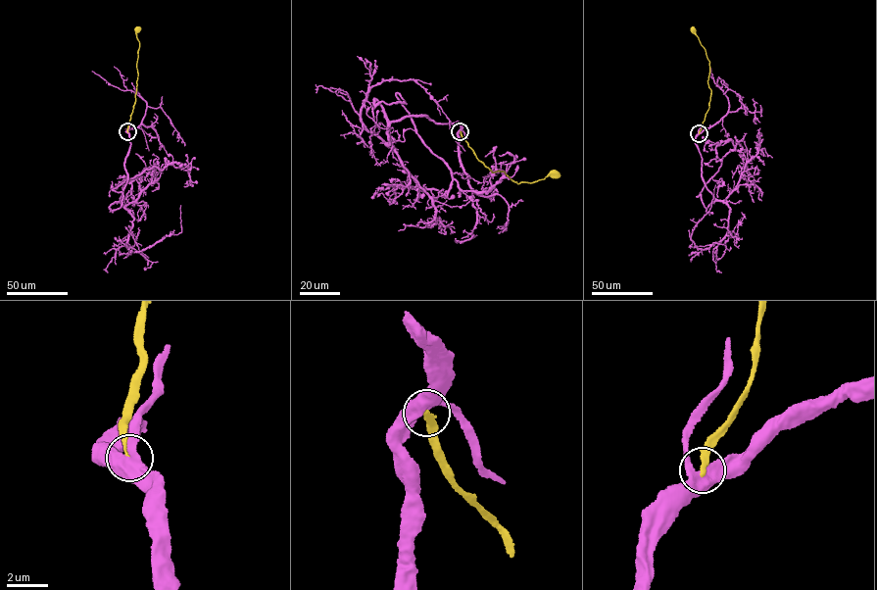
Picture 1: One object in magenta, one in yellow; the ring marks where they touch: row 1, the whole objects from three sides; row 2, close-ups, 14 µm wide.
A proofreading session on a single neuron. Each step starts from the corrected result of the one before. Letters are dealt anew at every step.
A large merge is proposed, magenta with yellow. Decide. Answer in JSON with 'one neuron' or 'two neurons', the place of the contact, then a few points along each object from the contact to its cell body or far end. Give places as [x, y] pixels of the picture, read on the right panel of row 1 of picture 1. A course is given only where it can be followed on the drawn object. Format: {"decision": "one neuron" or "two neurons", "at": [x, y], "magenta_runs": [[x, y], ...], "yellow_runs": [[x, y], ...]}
{"decision": "two neurons", "at": [699, 133], "magenta_runs": [[699, 132], [695, 144], [703, 181], [730, 210], [722, 239], [698, 248], [691, 237], [711, 207], [715, 185]], "yellow_runs": [[699, 132], [708, 108], [711, 90], [707, 82], [709, 61], [693, 30]]}

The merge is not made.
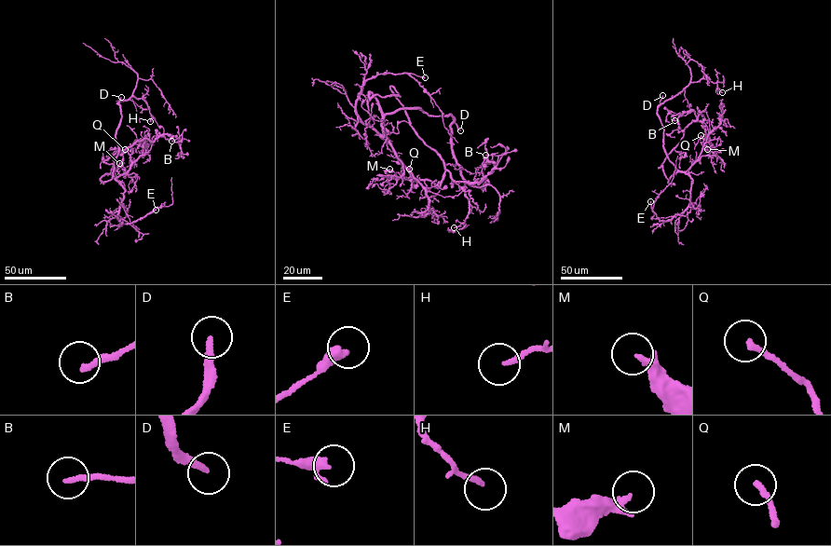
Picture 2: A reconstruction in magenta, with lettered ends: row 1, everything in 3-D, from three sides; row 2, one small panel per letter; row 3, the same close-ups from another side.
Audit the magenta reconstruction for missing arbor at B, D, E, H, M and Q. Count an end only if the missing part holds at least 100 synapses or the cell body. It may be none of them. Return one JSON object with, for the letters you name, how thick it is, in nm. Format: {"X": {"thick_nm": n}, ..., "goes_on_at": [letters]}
{"D": {"thick_nm": 220}, "goes_on_at": ["D"]}

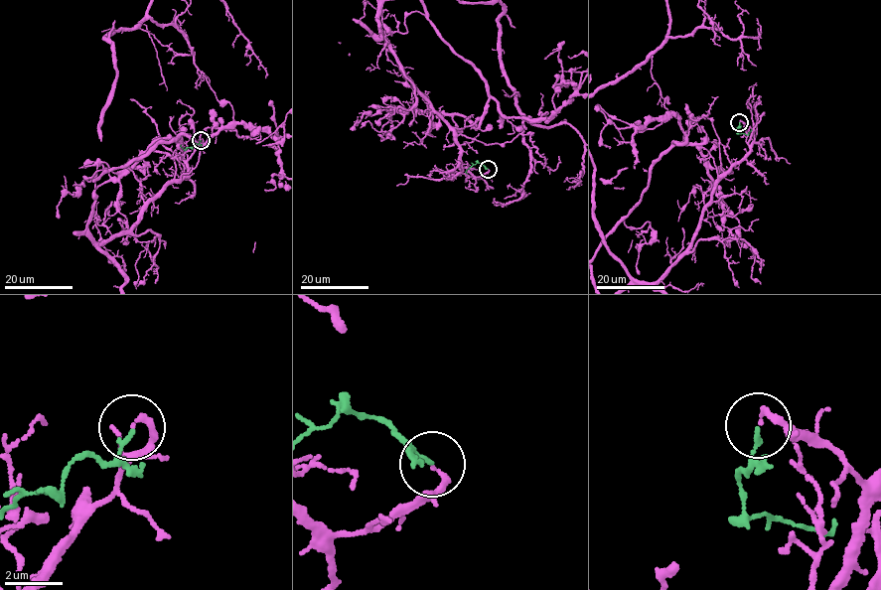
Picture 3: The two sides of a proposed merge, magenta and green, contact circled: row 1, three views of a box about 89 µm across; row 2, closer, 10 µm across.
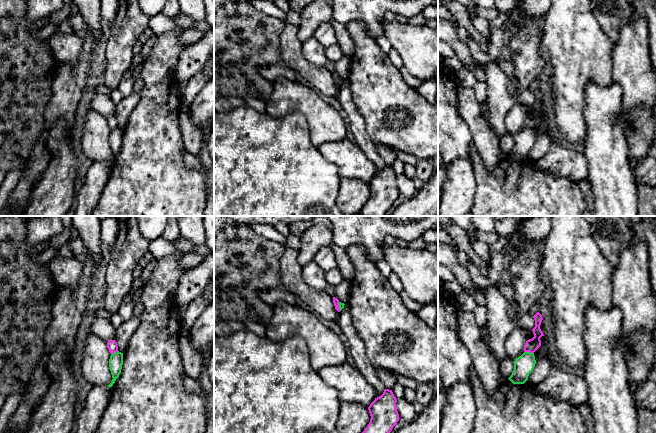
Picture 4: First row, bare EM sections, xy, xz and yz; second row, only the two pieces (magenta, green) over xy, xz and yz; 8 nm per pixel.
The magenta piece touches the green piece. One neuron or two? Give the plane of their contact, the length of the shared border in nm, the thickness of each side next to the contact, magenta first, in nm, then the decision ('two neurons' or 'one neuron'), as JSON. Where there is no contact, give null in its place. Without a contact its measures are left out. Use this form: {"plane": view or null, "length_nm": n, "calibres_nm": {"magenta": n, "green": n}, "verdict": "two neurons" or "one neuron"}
{"plane": "yz", "length_nm": 80, "calibres_nm": {"magenta": 110, "green": 160}, "verdict": "two neurons"}

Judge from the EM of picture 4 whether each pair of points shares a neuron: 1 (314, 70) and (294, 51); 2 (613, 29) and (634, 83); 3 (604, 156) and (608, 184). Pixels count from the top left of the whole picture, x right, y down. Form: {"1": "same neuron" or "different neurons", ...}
{"1": "same neuron", "2": "different neurons", "3": "same neuron"}

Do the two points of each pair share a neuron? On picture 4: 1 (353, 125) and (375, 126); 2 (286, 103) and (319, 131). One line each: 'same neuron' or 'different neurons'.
1: different neurons
2: same neuron

